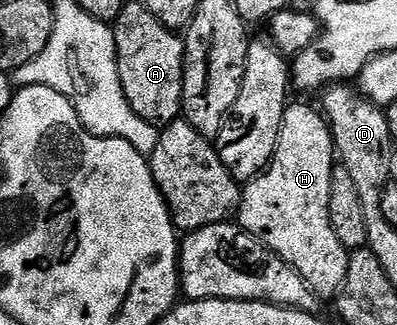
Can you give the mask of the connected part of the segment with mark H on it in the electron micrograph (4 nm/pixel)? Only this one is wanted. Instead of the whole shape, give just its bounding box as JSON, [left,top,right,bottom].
[236,101,350,300]

